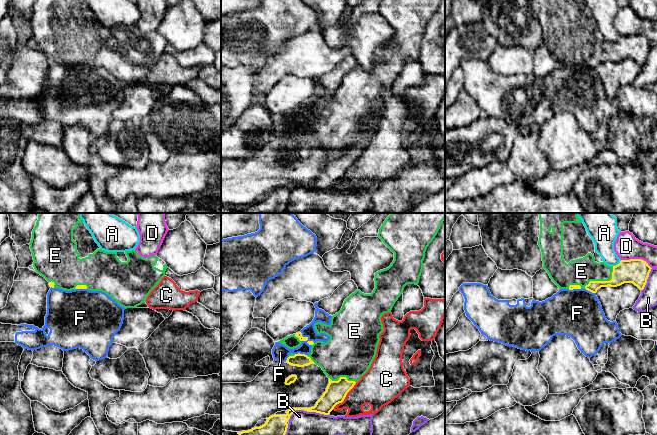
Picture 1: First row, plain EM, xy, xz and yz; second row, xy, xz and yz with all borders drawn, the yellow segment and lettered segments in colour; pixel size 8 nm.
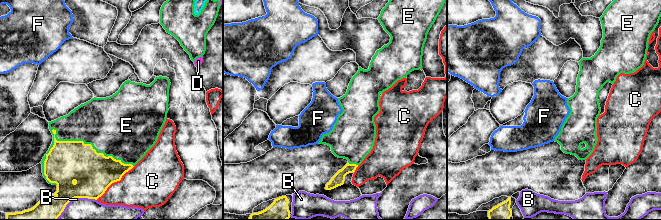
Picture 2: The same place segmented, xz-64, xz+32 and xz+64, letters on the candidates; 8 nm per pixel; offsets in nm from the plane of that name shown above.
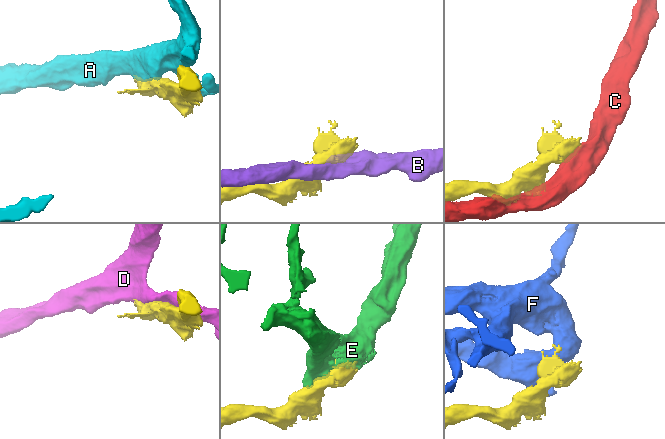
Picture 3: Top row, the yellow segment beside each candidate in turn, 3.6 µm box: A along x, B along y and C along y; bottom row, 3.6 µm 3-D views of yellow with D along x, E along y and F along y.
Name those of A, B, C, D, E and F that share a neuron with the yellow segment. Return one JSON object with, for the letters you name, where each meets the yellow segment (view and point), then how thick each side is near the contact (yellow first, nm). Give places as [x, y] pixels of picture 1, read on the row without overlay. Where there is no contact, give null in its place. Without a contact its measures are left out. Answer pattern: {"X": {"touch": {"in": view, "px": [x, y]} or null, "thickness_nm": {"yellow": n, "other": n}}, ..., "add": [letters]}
{"E": {"touch": {"in": "yz", "px": [603, 57]}, "thickness_nm": {"yellow": 190, "other": 220}}, "add": ["E"]}

